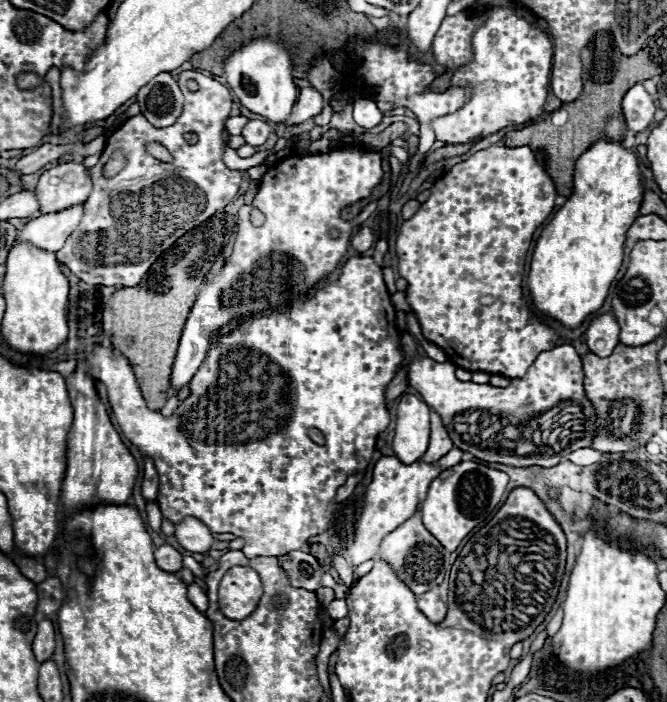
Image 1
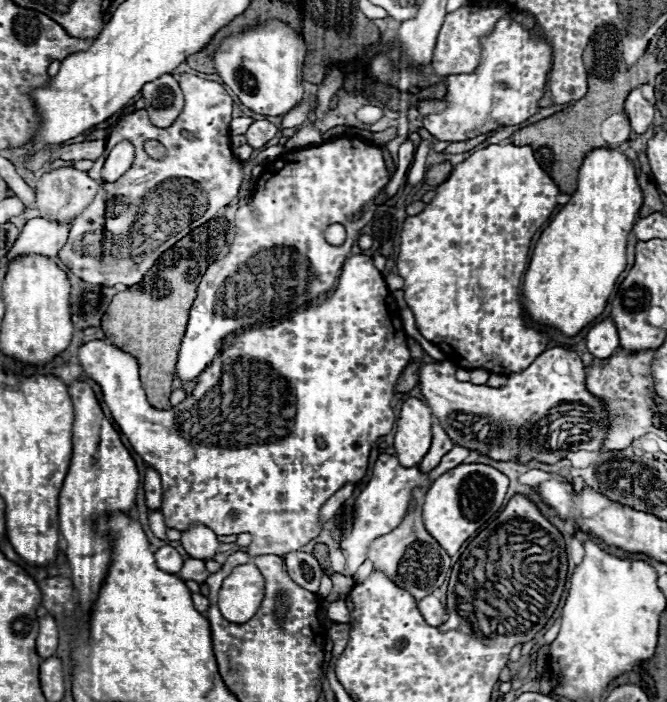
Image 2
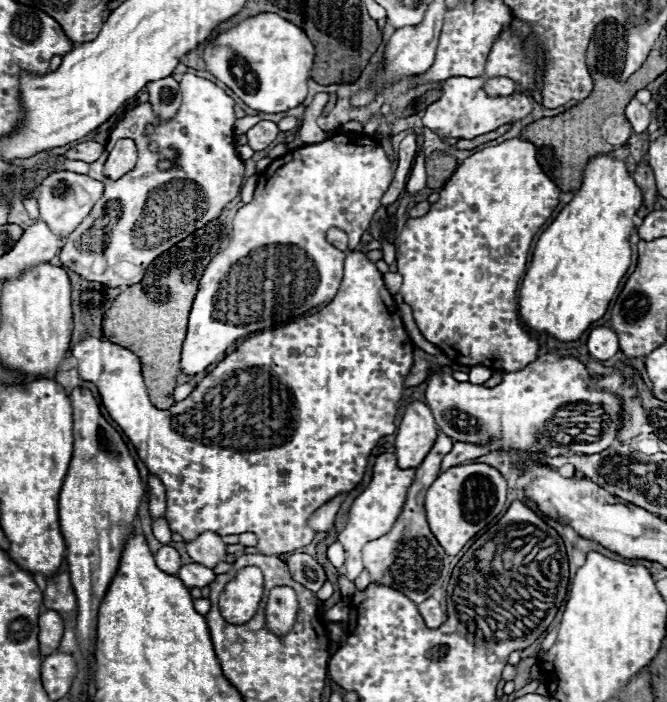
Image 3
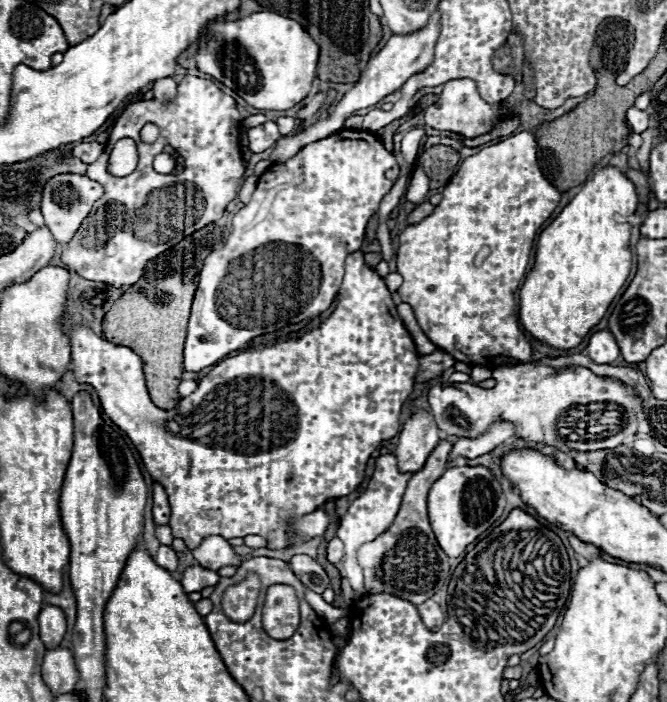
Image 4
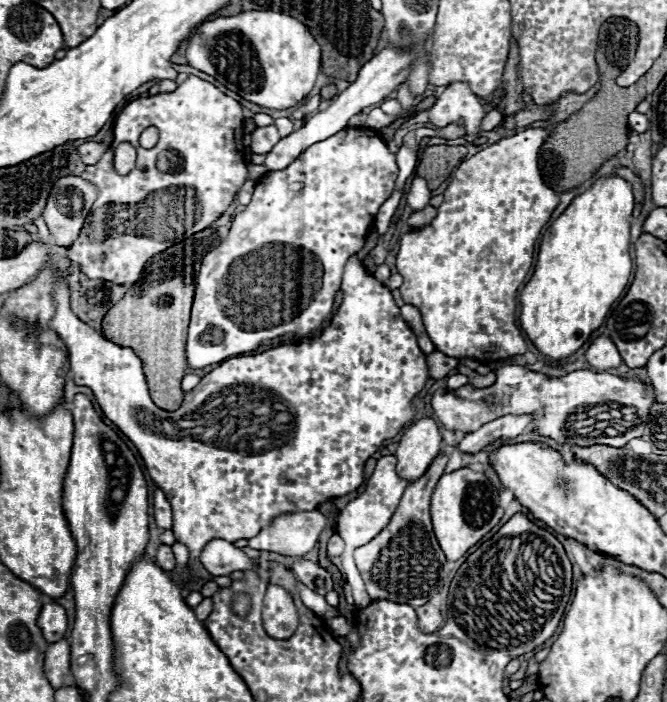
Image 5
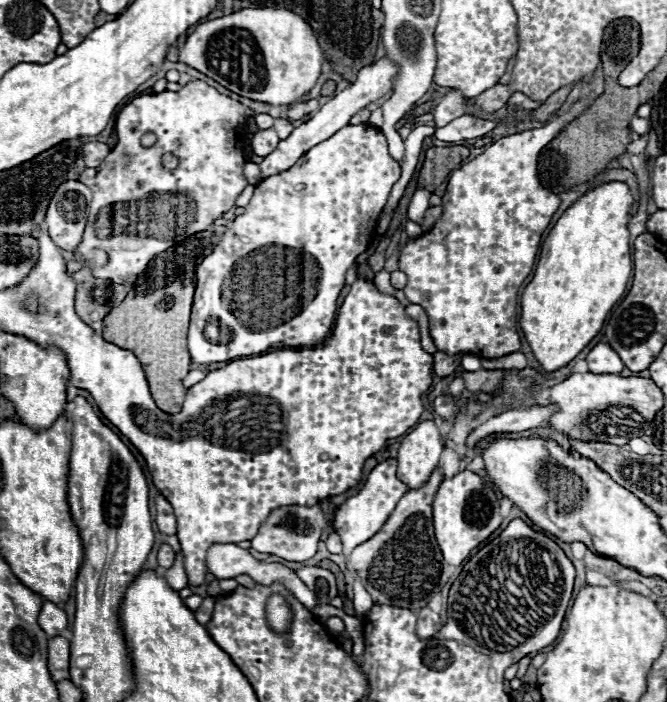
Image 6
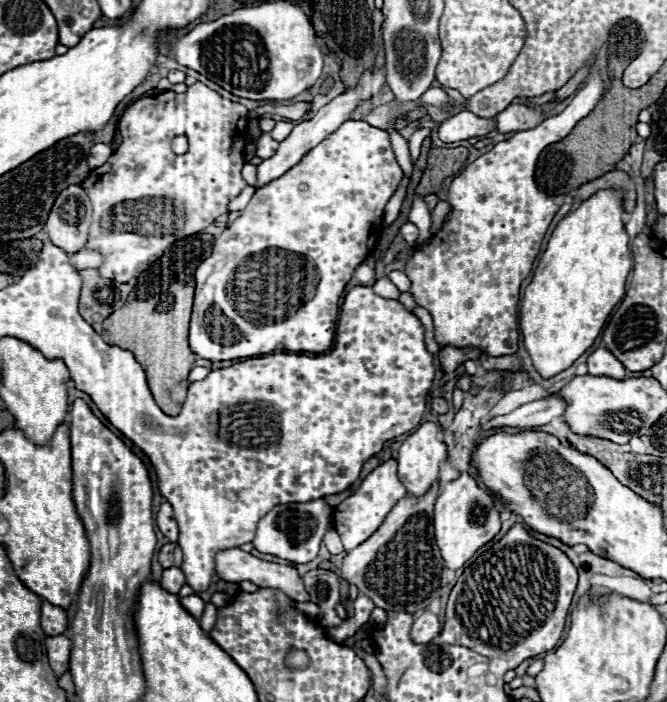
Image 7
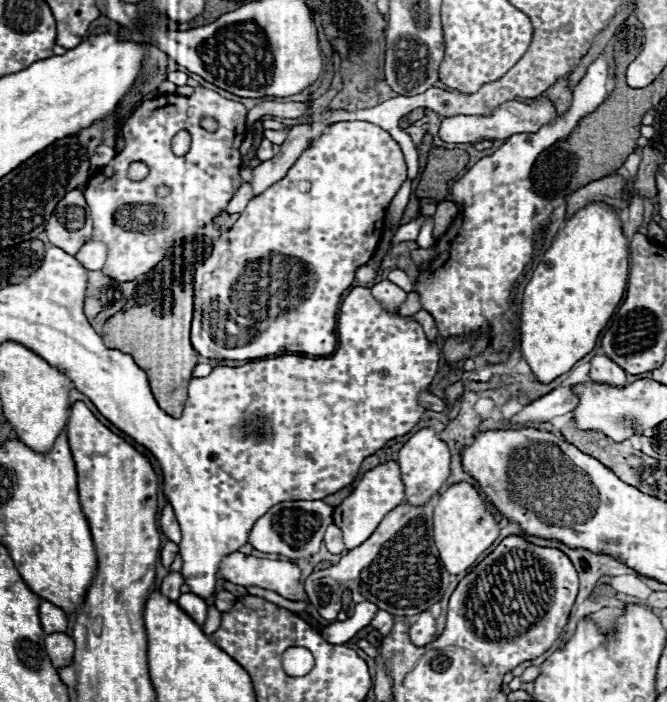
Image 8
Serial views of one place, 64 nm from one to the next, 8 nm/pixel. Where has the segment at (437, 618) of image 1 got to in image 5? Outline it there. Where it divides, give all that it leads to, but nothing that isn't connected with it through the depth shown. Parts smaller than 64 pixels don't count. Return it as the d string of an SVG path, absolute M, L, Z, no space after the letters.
M430 602L420 606L420 608L416 608L416 612L418 612L418 626L420 626L420 630L424 634L432 634L432 632L436 632L444 624L442 614Z

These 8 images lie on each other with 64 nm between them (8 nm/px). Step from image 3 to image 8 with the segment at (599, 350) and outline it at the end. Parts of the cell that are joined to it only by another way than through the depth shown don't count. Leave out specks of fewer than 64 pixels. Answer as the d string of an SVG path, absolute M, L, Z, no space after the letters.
M594 356L590 366L592 382L604 382L608 386L626 386L626 372L620 366L616 366L608 356Z

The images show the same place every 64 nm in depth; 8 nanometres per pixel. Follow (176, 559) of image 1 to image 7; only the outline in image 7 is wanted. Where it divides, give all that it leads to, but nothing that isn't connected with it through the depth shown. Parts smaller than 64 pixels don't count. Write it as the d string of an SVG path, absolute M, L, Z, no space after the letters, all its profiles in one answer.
M164 544L158 552L158 560L160 560L162 568L170 568L172 560L174 560L174 544Z

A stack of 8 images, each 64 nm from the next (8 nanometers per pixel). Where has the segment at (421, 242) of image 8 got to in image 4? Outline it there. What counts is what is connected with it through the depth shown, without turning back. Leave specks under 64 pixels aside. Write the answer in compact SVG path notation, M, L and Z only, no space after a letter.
M416 166L414 172L412 172L412 178L410 178L410 186L408 186L406 198L408 198L412 204L418 206L420 202L424 202L426 192L428 192L428 178L426 178L426 174L422 172L422 168Z

